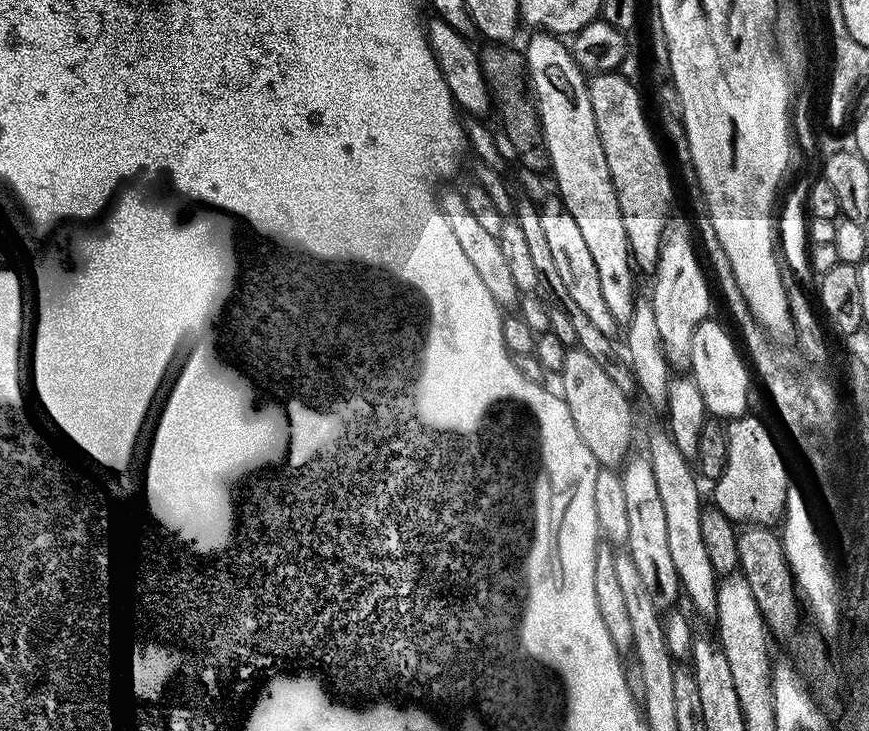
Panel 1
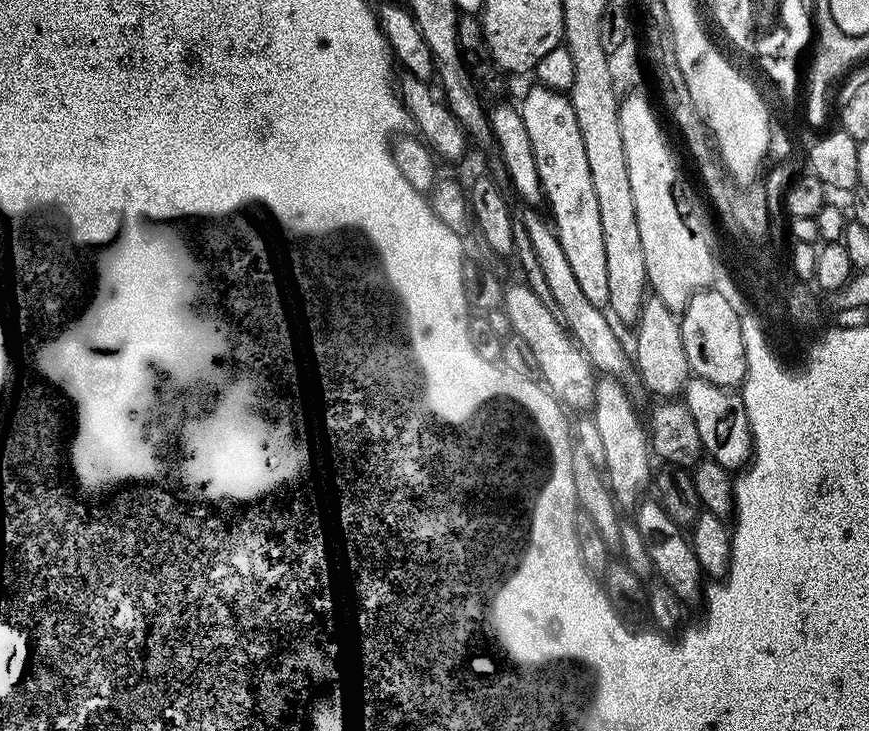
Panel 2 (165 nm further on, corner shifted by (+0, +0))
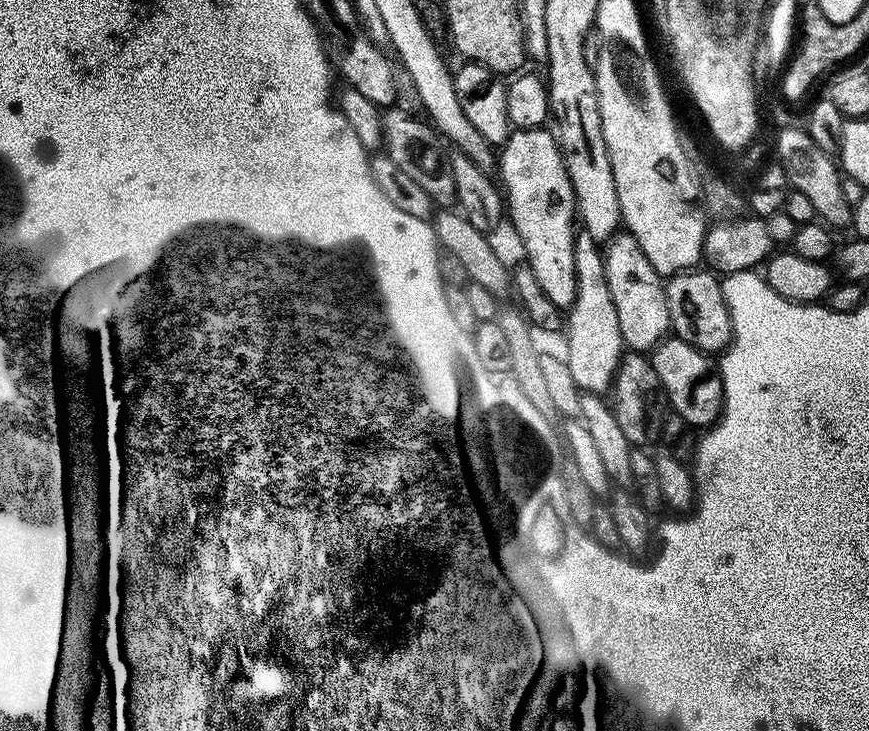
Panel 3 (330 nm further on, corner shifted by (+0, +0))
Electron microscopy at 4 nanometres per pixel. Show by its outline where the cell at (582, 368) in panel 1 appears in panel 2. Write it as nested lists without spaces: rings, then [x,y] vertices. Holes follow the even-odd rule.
[[[526,282],[508,284],[504,288],[503,309],[506,318],[510,318],[513,333],[526,346],[532,355],[535,371],[540,372],[539,379],[543,381],[549,392],[560,401],[561,405],[572,408],[591,409],[596,398],[597,373],[592,363],[584,357],[580,347],[568,334],[567,328],[558,319],[557,313],[550,307],[544,296],[534,294],[534,290]]]

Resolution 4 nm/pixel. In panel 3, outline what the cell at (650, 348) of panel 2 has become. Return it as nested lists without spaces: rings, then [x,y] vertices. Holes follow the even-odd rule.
[[[621,230],[607,241],[603,249],[604,269],[606,270],[606,286],[610,286],[610,302],[614,302],[614,310],[618,310],[618,330],[622,330],[625,349],[633,352],[651,353],[652,349],[669,335],[672,323],[670,322],[670,306],[666,298],[665,277],[650,266],[650,258],[642,254],[642,246],[632,237],[632,233]]]

